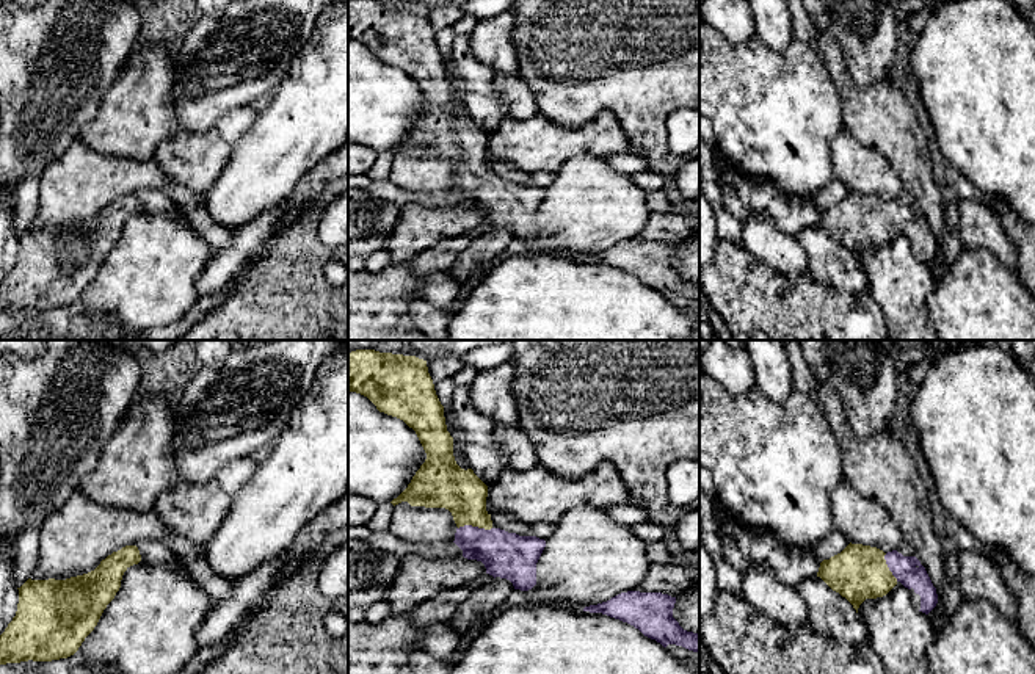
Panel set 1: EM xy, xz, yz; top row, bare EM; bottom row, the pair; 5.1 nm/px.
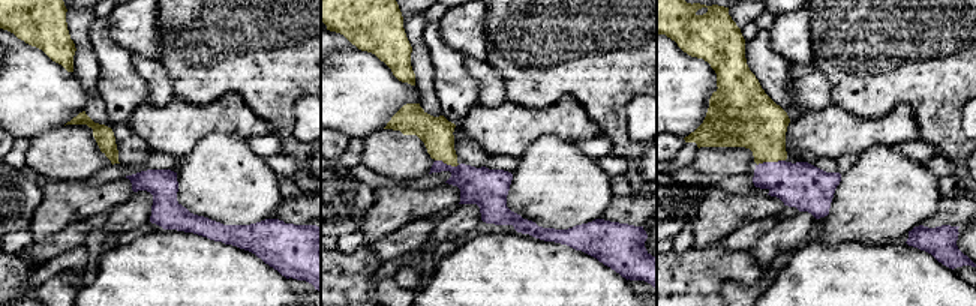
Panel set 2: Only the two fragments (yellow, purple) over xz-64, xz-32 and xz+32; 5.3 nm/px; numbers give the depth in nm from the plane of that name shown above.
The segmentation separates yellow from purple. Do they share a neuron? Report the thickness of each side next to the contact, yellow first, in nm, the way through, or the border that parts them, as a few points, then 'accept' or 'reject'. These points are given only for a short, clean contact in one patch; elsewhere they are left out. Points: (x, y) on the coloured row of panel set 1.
220/240 nm | across xz (449, 486), (468, 505), (474, 525), (507, 555) | accept

